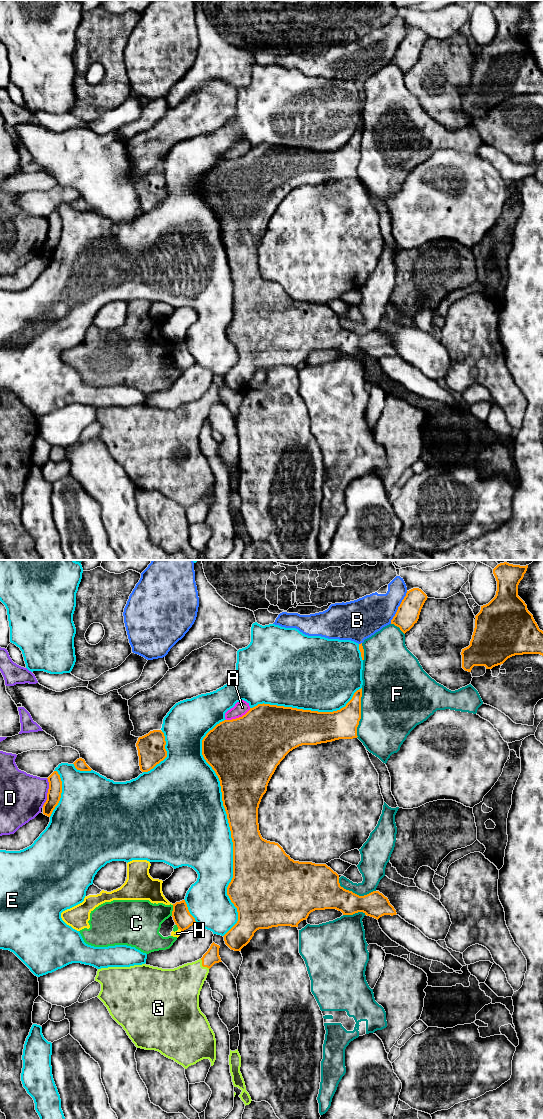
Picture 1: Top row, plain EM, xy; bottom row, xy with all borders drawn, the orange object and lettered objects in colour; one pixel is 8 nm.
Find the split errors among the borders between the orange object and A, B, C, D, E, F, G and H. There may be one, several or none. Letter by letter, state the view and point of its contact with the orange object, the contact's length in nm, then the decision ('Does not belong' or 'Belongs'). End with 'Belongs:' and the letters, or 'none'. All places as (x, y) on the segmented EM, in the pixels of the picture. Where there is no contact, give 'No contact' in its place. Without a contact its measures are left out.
A: Touches orange at xy (239, 717). Shared border 220 nm. Does not belong
B: Touches orange at xy (398, 607). Shared border 300 nm. Does not belong
C: Touches orange at xy (173, 910). Shared border 90 nm. Does not belong
D: Touches orange at xy (48, 792). Shared border 240 nm. Does not belong
E: Touches orange at xy (229, 826). Shared border 1750 nm. Does not belong
F: Touches orange at xy (360, 713). Shared border 400 nm. Does not belong
G: Touches orange at xy (203, 966). Shared border 110 nm. Belongs
H: Touches orange at xy (180, 929). Shared border 40 nm. Does not belong
Belongs: G

